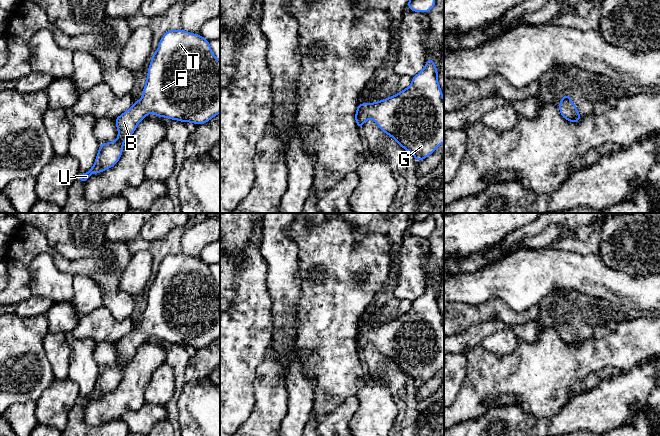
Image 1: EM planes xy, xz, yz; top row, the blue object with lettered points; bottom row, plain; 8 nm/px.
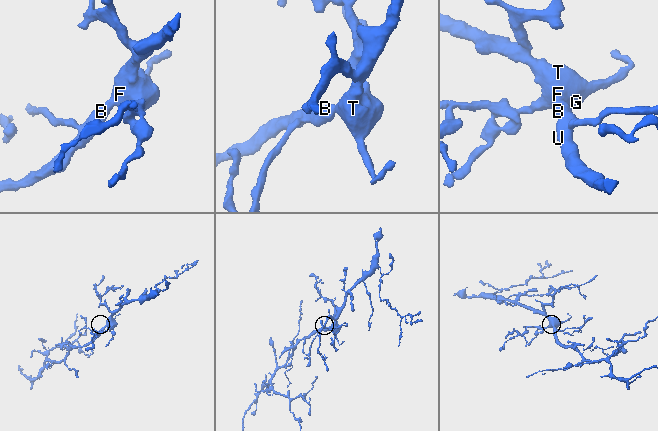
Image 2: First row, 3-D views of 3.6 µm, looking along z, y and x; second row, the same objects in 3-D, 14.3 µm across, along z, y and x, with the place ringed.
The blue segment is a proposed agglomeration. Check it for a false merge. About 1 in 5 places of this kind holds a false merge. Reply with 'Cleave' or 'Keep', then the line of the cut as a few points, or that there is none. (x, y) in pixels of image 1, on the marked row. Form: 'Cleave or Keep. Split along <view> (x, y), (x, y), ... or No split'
Keep. No split

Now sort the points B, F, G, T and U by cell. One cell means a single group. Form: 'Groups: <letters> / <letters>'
Groups: B F G T U

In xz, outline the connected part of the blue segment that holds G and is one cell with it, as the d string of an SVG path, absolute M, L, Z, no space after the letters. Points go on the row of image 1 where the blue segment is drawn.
M429 57L424 69L412 78L411 85L398 94L371 104L360 103L357 107L355 119L358 129L370 118L386 134L394 138L407 152L411 152L417 162L431 155L438 146L444 143L444 99L438 84L438 70Z

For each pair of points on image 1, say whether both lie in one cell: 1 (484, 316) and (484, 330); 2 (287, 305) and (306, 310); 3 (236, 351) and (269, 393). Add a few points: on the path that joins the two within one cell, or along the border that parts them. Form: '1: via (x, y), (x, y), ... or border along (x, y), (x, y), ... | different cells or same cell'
1: border along (507, 325), (498, 320), (488, 320), (462, 331) | different cells
2: border along (300, 285), (298, 329), (296, 331) | different cells
3: border along (265, 354), (265, 358), (256, 369), (254, 399) | different cells

